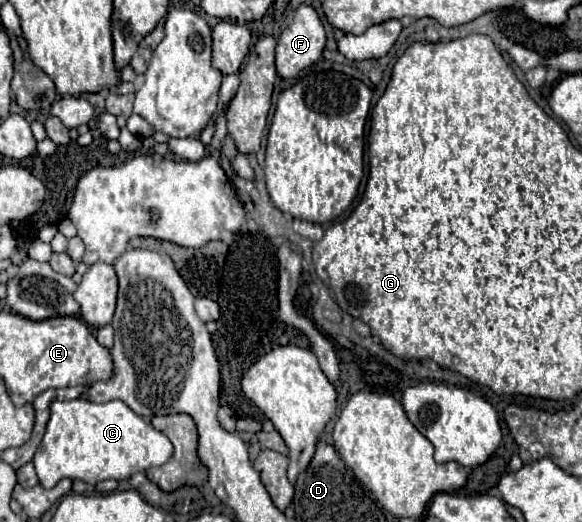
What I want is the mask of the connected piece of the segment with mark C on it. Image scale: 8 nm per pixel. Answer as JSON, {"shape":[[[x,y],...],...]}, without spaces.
{"shape":[[[75,398],[55,400],[51,404],[47,430],[35,452],[33,464],[39,484],[43,488],[53,488],[63,478],[89,484],[99,484],[109,478],[125,480],[135,472],[165,464],[171,454],[173,444],[169,438],[137,416],[121,400],[97,404],[87,398]]]}

